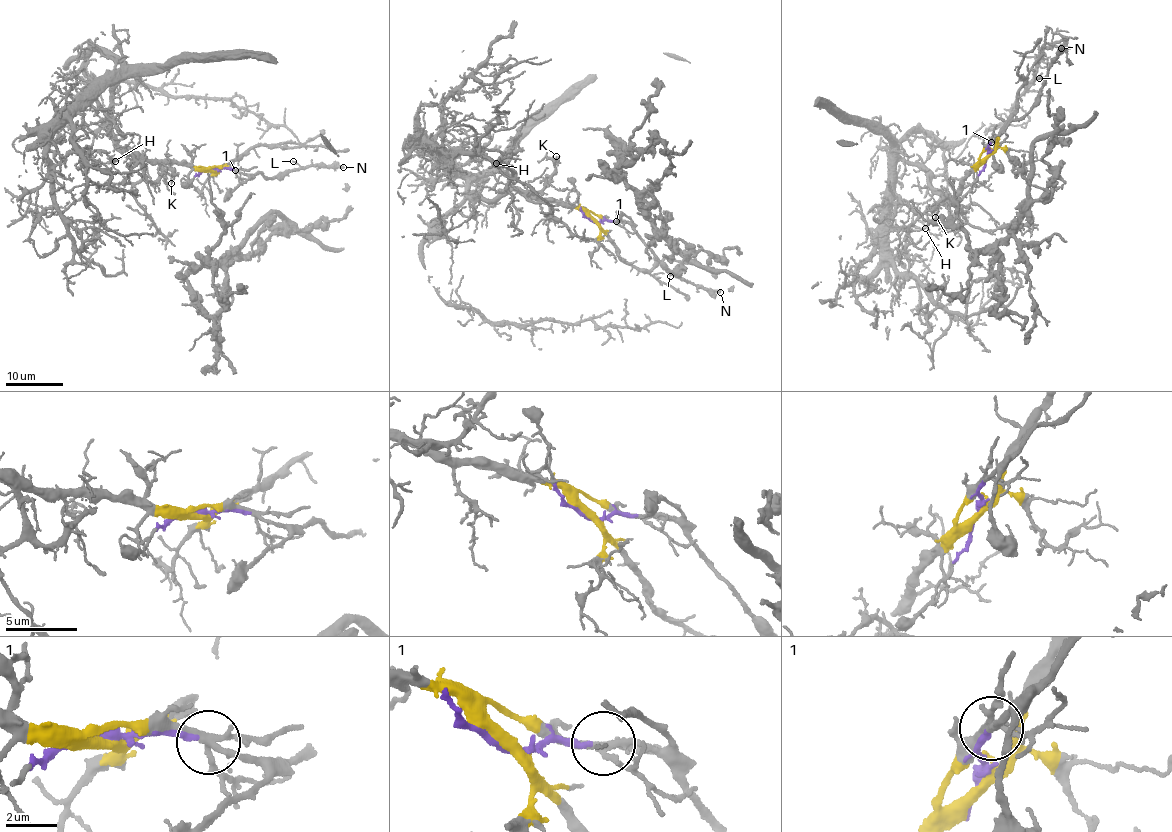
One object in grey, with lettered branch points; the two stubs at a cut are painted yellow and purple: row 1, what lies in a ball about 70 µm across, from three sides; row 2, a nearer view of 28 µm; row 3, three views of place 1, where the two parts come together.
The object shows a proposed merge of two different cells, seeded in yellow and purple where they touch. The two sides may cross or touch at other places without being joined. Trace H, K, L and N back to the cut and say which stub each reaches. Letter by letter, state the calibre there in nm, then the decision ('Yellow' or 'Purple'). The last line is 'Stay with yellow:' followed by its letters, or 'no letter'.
H: Thickness 140 nm. Yellow
K: Thickness 140 nm. Yellow
L: Thickness 130 nm. Purple
N: Thickness 360 nm. Purple
Stay with yellow: H, K

